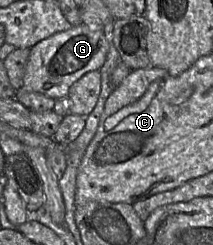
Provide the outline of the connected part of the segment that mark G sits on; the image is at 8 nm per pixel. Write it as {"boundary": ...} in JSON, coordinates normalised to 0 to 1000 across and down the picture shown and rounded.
{"boundary":[[[399,98],[258,135],[141,196],[108,314],[108,359],[249,404],[310,408],[333,347],[423,290],[465,286],[516,188],[512,114],[423,114]]]}

